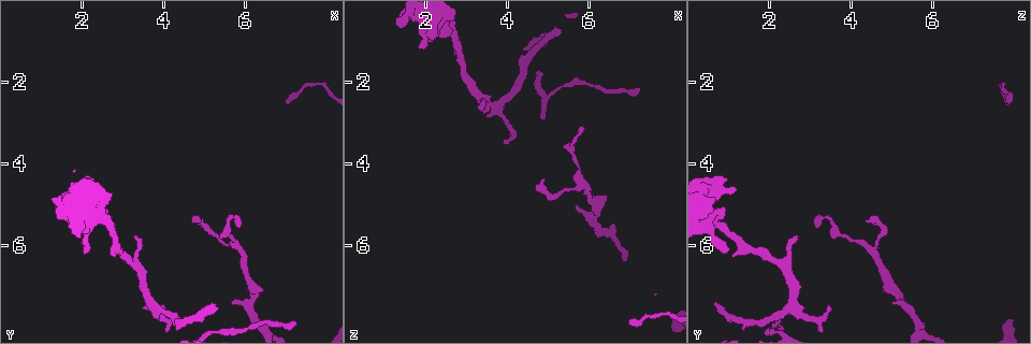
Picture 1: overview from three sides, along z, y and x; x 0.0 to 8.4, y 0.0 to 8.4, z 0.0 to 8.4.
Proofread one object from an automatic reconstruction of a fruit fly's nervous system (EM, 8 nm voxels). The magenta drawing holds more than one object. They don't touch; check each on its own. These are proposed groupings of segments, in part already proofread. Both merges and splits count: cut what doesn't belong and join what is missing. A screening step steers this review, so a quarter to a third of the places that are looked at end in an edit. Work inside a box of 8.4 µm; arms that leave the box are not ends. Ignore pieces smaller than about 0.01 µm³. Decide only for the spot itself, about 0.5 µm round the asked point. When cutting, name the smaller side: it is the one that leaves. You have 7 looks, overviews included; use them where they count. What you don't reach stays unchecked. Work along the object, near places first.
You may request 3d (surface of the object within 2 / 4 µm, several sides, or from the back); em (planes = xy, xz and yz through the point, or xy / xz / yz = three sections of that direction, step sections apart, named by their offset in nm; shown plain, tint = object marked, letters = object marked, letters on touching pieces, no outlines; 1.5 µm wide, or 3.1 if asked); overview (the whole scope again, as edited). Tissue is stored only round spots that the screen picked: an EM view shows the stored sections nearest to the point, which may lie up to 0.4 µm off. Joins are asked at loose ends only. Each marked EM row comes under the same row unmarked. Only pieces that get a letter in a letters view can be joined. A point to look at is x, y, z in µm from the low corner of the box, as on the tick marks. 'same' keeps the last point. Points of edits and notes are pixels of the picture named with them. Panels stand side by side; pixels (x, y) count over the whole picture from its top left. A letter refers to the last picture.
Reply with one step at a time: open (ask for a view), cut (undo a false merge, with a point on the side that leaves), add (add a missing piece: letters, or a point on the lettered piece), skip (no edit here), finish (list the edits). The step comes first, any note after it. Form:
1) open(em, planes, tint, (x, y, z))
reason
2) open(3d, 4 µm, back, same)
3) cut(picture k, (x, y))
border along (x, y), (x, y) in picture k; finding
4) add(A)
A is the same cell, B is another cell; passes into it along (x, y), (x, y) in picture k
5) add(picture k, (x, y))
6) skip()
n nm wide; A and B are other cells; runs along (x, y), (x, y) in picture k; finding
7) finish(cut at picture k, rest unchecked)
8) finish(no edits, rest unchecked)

open(3d, 4 µm, back, (5.70, 7.40, 5.00))

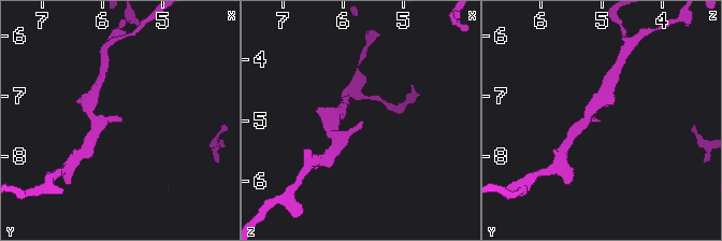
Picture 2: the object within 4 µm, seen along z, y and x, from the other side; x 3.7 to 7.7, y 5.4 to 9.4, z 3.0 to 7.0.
open(em, planes, tint, (5.65, 7.40, 5.00))

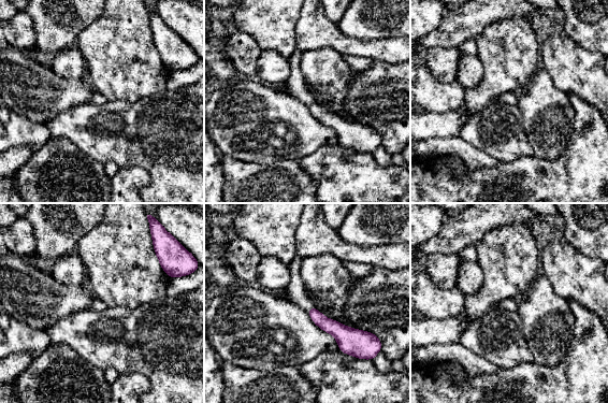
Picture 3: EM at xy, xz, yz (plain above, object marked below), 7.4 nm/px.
open(em, planes, letters, same)
see the neighbours

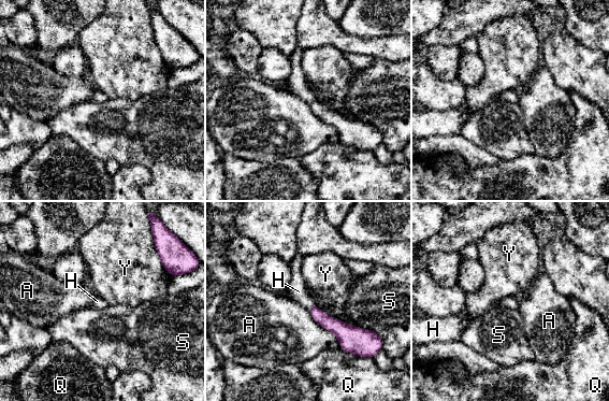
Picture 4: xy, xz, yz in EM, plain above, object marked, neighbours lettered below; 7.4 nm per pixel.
add(H)
H is the same cell, A, Q, S and Y are other cells; passes into it along (331, 324), (310, 306), (299, 291) in picture 4; the neuron continues

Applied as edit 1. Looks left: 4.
open(em, xy, step 8, letters, (5.20, 7.40, 0.65))
an open end

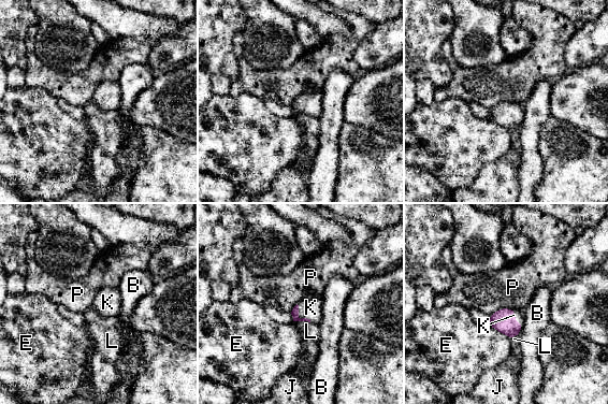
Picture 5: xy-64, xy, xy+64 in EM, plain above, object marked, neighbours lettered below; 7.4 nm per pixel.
open(em, yz, step 4, letters, same)
cut it another way

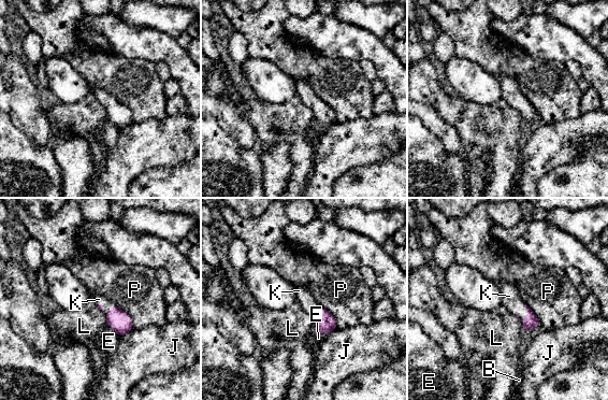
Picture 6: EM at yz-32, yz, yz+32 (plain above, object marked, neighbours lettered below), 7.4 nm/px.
add(K)
K is the same cell, B, E, J, L and P are other cells; passes into it along (324, 322), (318, 313), (306, 300) in picture 6; the neuron continues

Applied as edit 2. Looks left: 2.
open(overview)
see it whole again

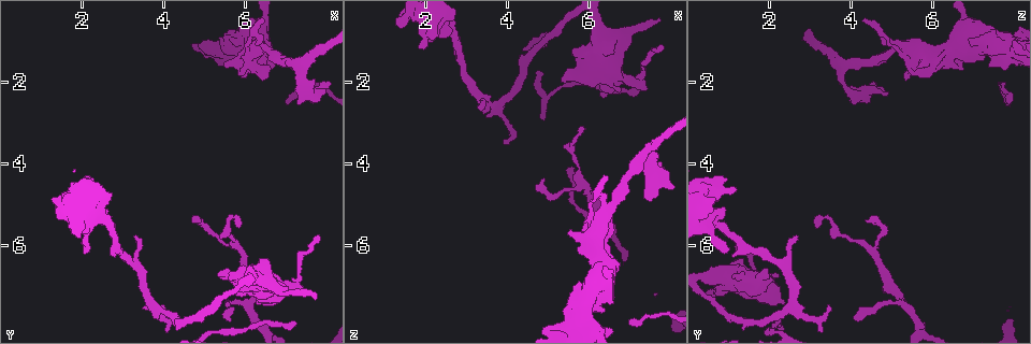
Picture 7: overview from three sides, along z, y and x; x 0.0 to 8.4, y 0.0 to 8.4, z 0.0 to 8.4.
open(em, planes, letters, (3.40, 5.75, 2.65))

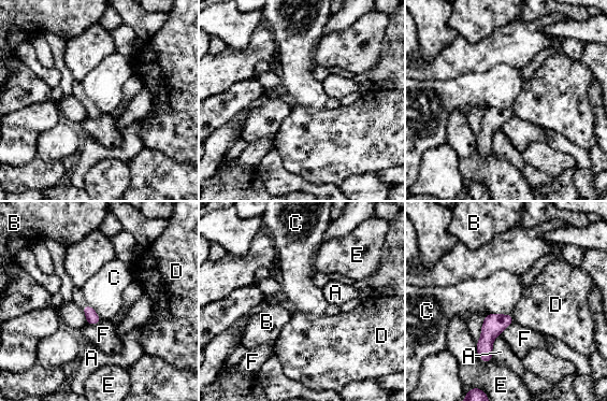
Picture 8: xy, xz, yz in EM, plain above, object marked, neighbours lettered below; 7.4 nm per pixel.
skip()
A, B, C, D, E and F are other cells; border along (493, 312), (511, 314) in picture 8; no lettered piece goes on from it

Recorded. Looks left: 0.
finish(add at picture 4, add at picture 6, rest unchecked)

